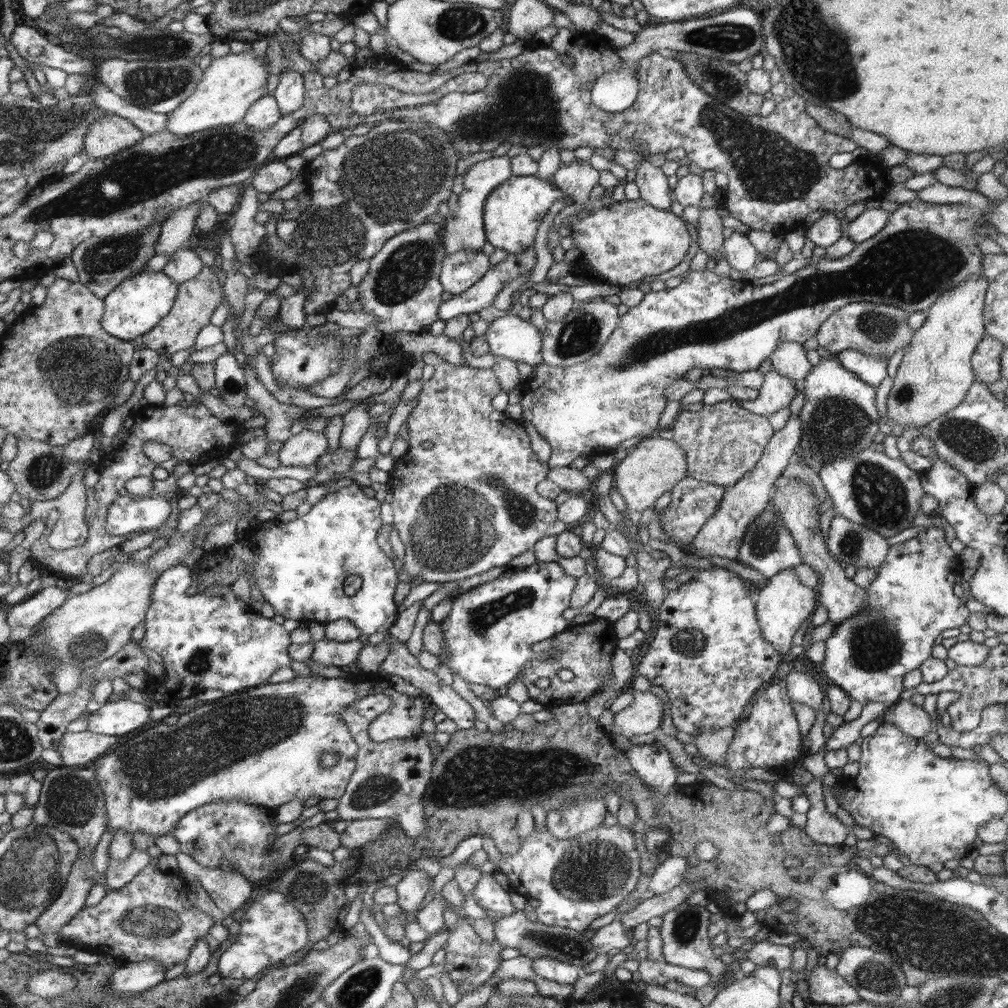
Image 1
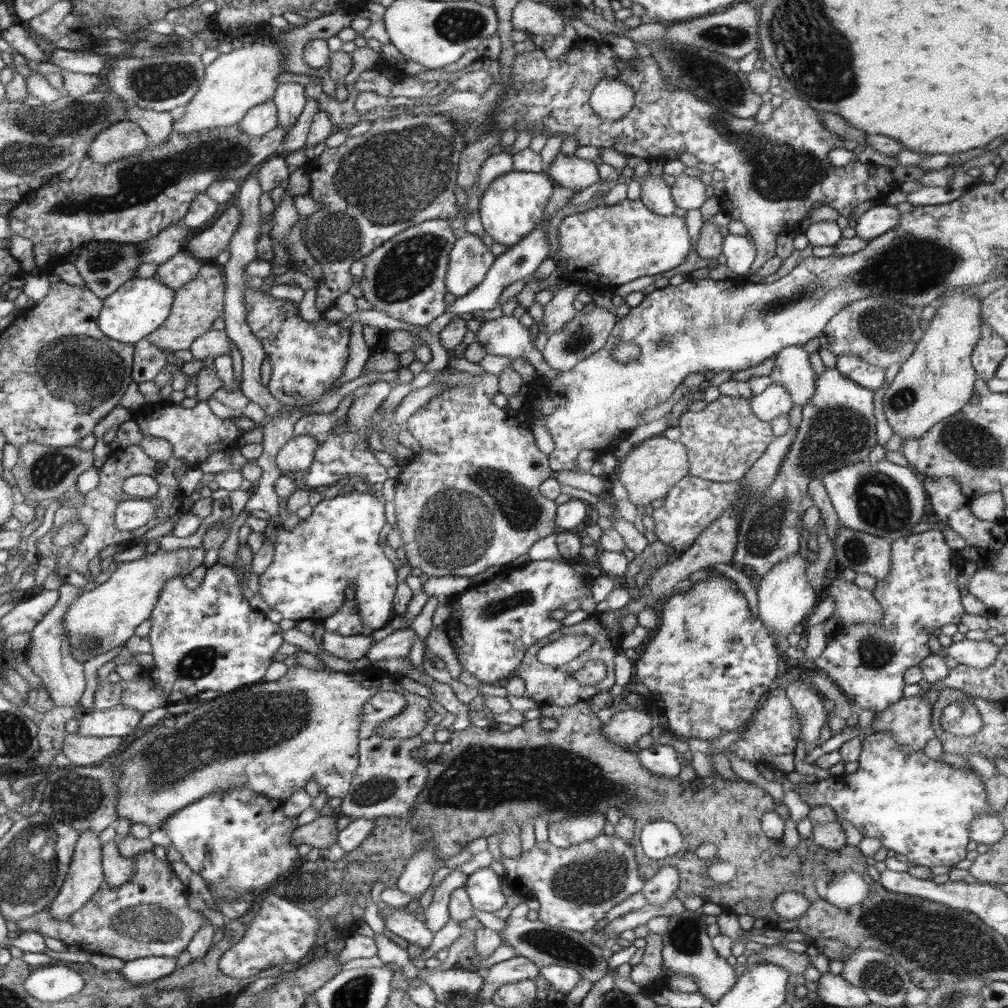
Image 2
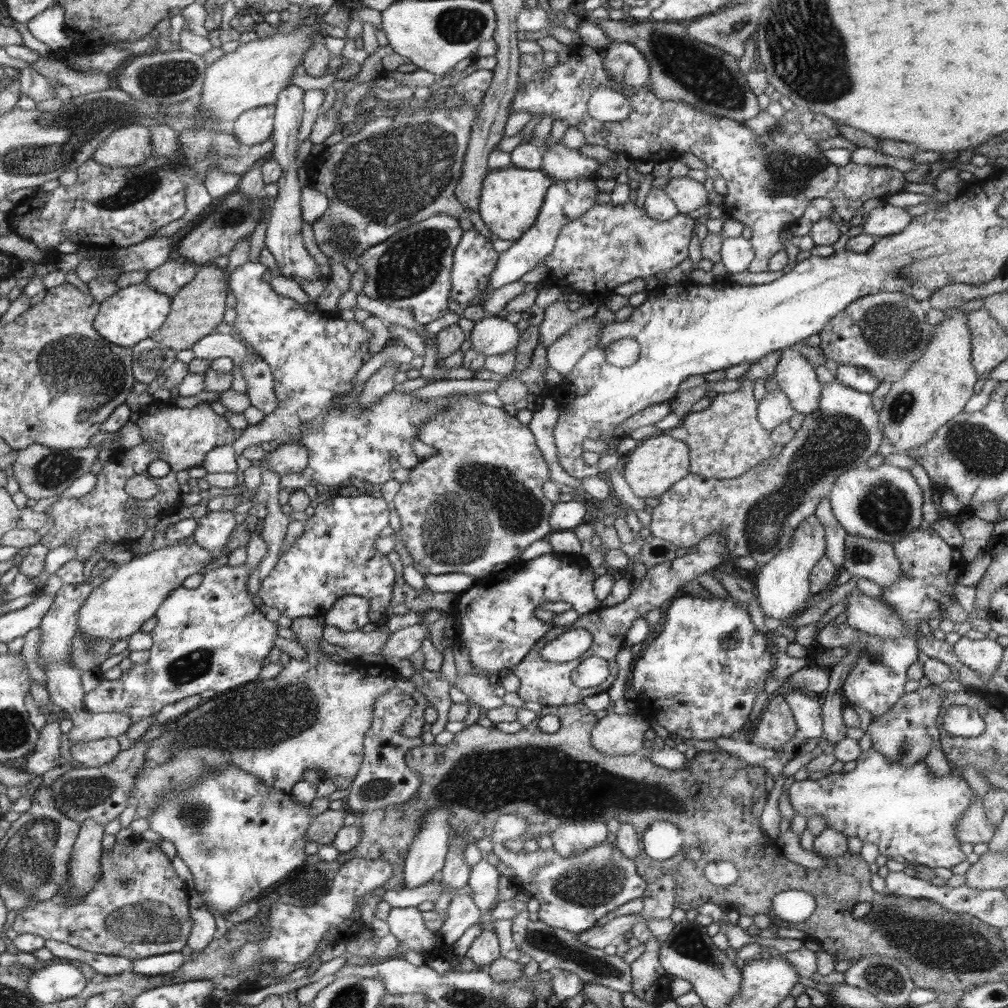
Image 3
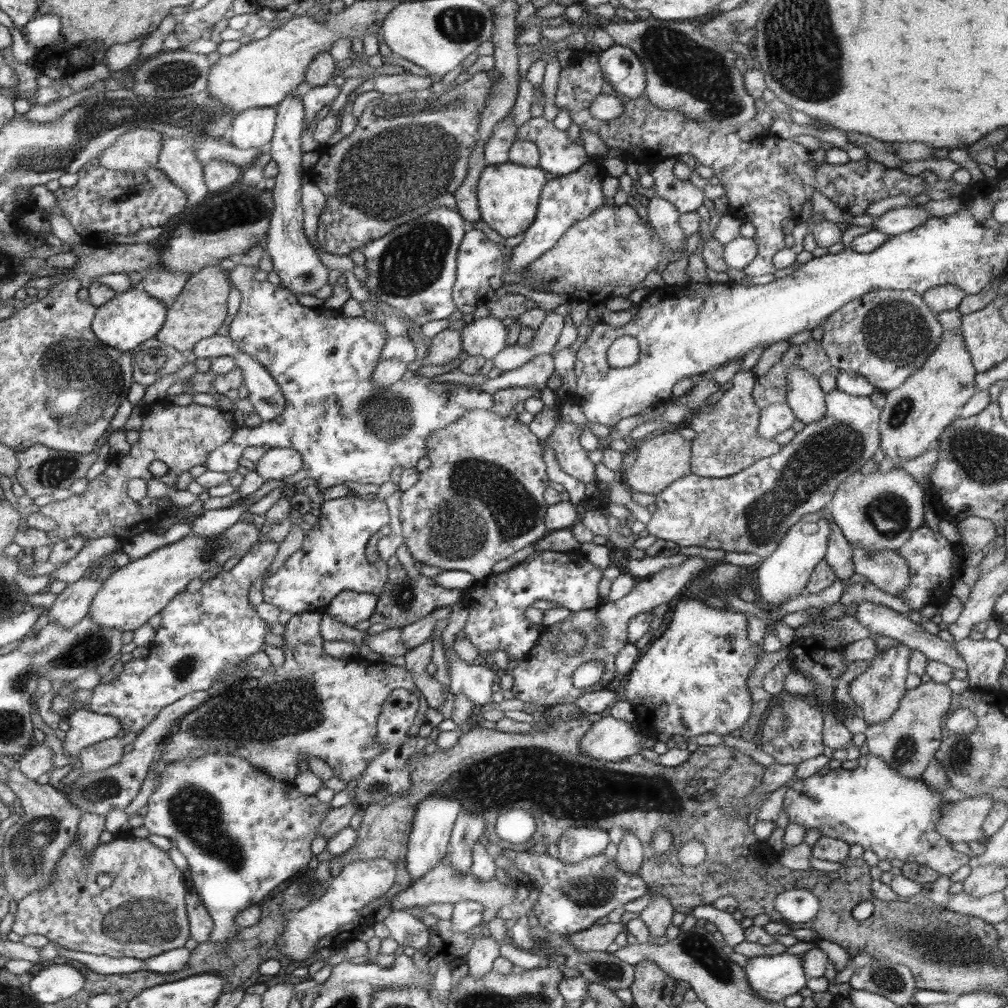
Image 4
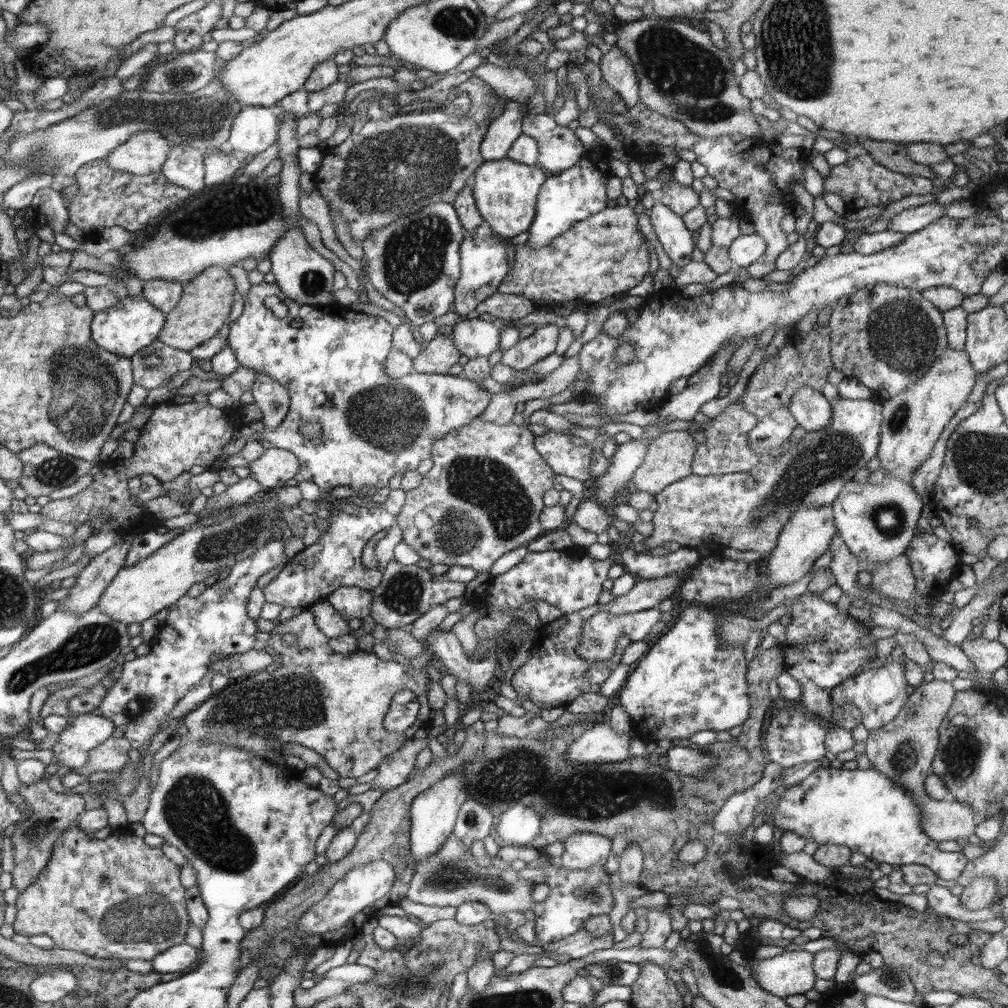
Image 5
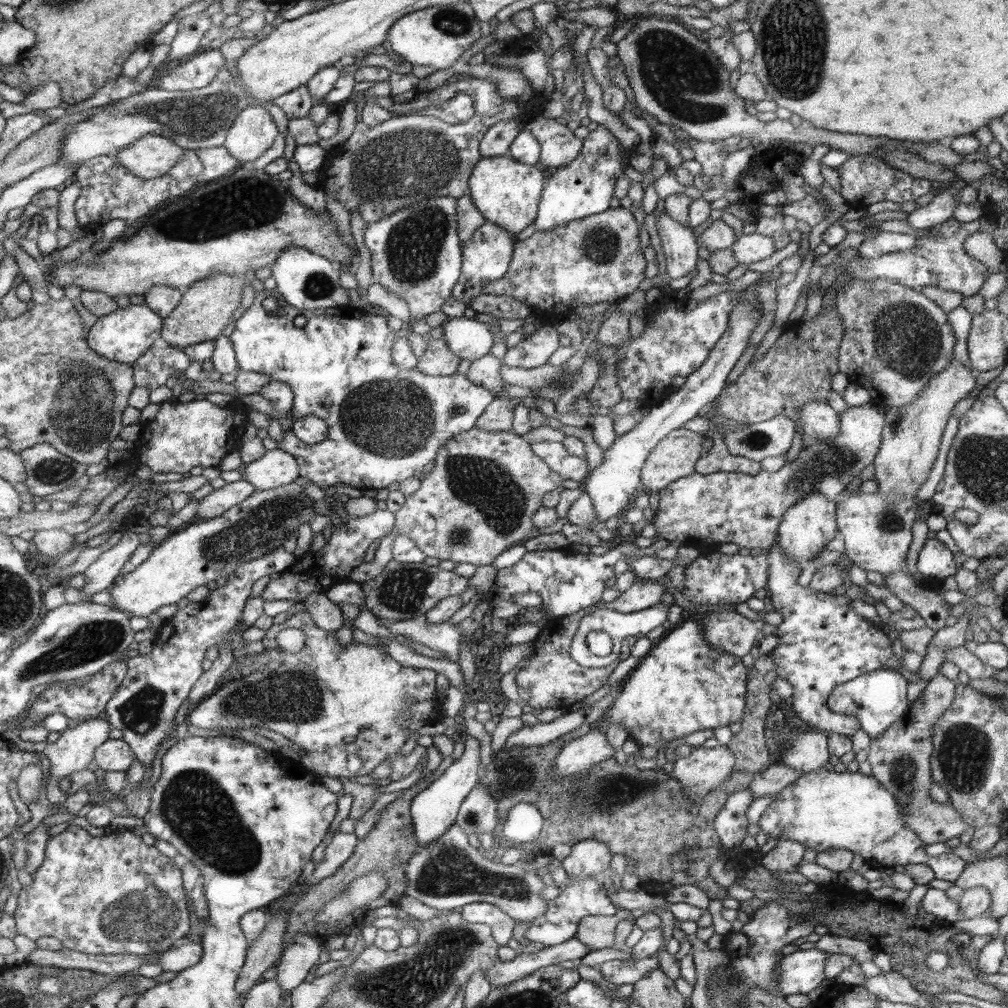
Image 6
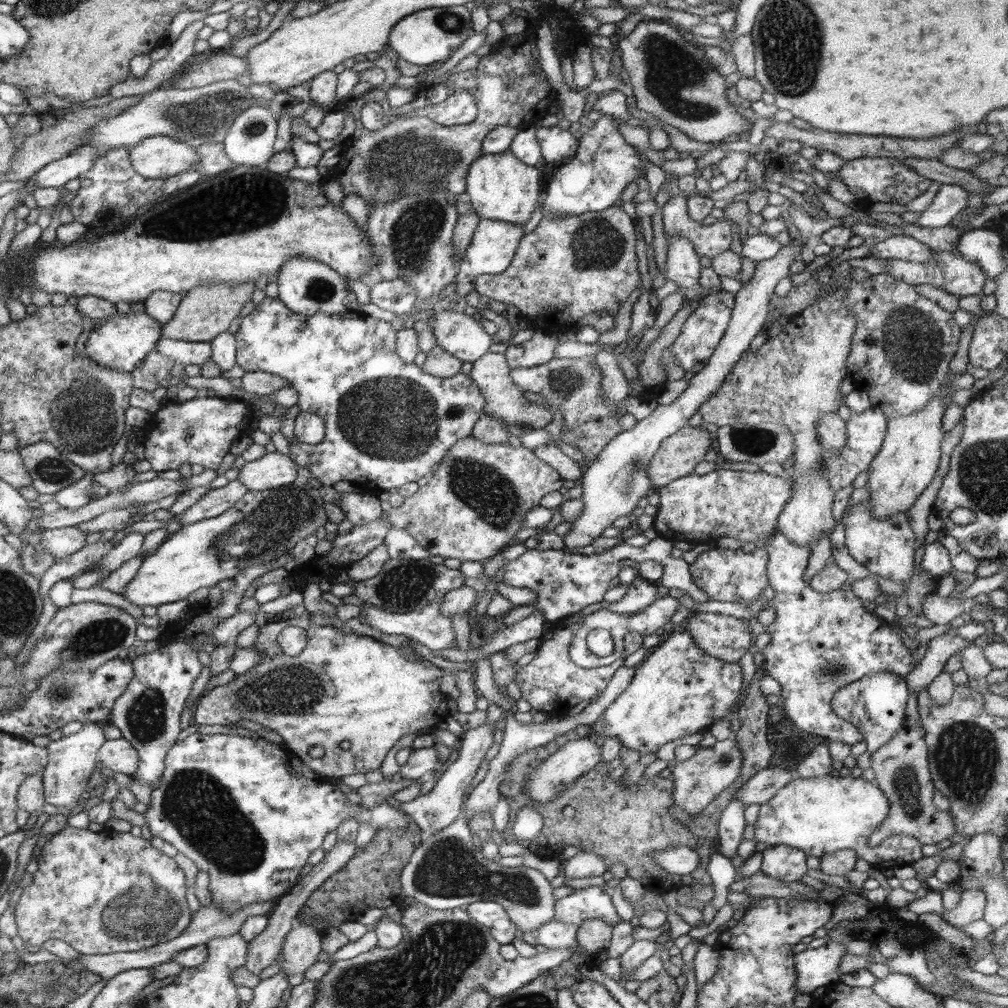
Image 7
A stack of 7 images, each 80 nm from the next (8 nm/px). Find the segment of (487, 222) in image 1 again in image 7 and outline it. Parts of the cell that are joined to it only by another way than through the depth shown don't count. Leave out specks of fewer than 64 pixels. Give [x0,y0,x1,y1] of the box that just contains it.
[466,154,541,225]

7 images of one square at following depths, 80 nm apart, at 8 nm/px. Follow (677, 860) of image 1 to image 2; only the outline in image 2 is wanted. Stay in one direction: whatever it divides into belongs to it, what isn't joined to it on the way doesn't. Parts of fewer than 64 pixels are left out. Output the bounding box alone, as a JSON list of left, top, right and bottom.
[641,866,679,906]

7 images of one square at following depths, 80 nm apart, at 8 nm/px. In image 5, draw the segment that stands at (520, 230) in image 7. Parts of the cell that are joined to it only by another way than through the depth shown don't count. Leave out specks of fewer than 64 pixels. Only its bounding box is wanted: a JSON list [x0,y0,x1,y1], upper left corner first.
[454,221,508,315]

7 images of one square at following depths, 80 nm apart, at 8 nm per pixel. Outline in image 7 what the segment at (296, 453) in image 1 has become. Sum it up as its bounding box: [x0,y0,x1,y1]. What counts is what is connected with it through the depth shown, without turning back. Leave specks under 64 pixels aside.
[237,451,298,491]

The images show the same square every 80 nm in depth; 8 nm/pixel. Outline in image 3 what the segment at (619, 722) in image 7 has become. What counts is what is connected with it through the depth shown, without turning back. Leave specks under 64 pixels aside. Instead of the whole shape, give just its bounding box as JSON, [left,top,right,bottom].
[630,595,776,740]

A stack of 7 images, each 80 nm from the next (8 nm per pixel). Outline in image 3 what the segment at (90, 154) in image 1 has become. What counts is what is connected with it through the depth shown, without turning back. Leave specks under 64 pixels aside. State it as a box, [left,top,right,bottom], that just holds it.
[92,124,154,168]

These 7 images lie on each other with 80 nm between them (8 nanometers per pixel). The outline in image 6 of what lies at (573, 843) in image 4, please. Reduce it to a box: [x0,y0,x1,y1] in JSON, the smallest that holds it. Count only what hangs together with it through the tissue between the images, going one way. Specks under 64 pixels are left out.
[562,840,612,876]

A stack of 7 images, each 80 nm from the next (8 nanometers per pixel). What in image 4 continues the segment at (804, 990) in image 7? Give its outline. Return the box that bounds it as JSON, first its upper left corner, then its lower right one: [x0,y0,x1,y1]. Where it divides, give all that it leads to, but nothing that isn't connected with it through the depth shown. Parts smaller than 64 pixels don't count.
[743,952,809,1002]

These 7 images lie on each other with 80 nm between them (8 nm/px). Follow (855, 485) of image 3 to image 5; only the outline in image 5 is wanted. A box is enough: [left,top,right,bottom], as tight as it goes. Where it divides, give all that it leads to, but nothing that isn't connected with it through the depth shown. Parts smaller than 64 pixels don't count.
[830,479,923,569]

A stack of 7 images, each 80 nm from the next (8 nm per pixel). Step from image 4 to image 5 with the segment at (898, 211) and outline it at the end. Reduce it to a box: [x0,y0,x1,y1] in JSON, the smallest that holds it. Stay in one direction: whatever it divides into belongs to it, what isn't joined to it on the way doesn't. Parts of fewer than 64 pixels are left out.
[888,200,944,235]

